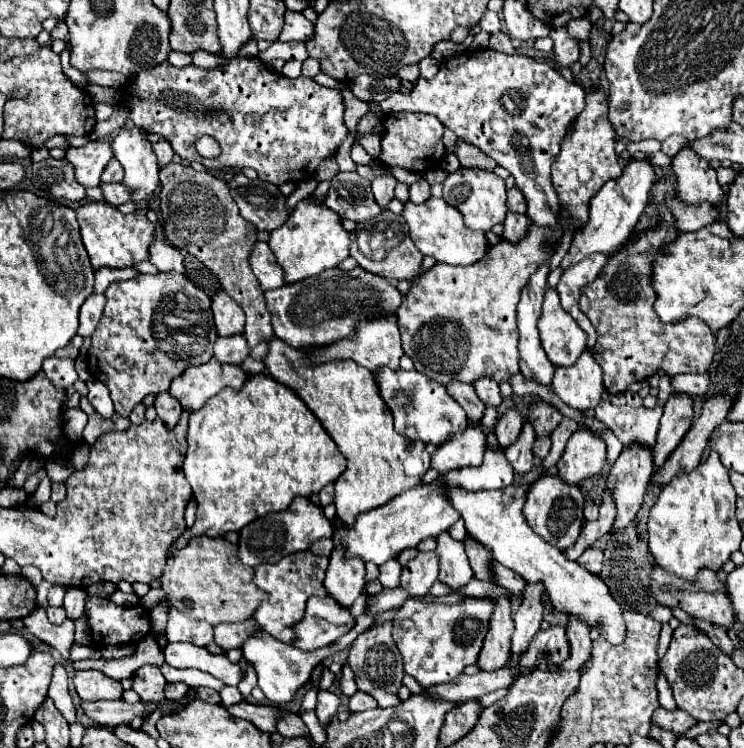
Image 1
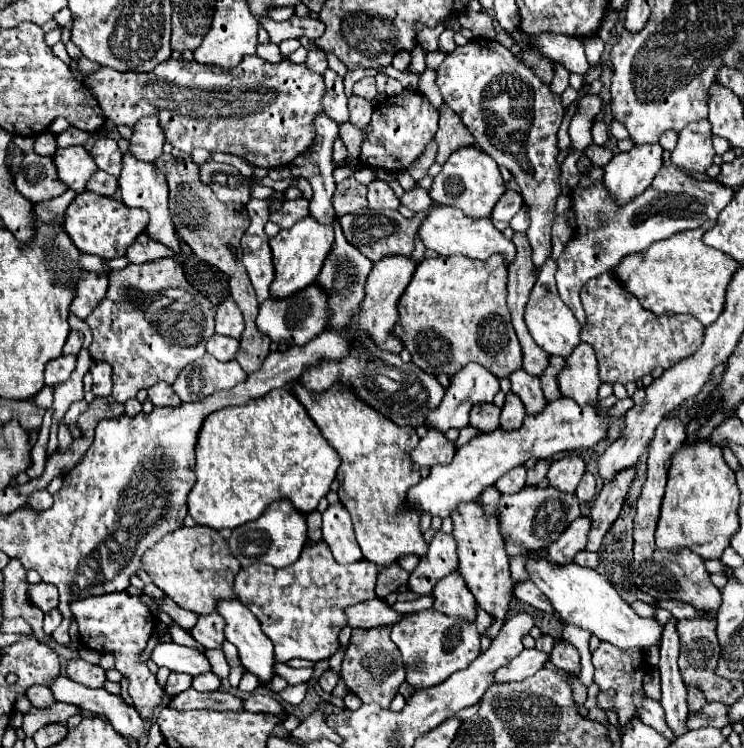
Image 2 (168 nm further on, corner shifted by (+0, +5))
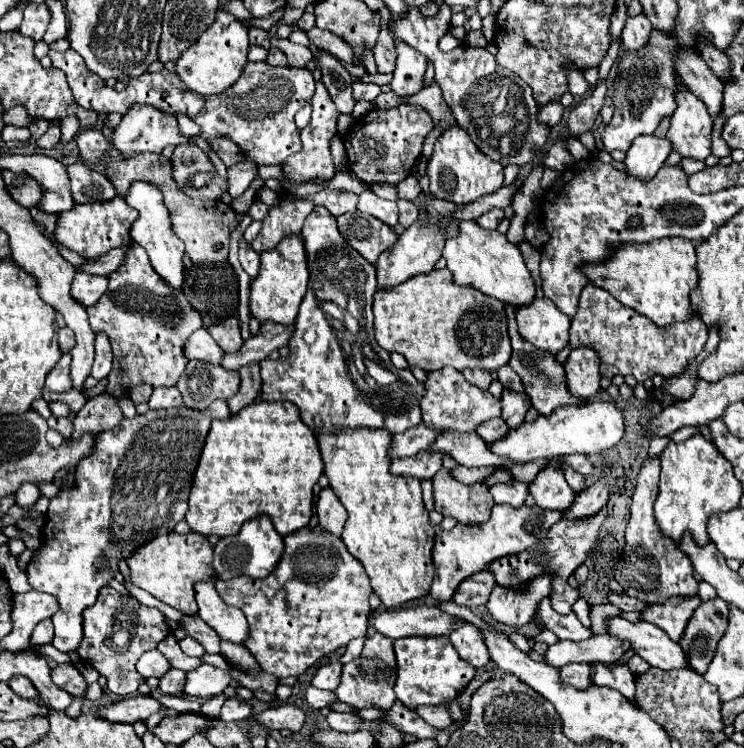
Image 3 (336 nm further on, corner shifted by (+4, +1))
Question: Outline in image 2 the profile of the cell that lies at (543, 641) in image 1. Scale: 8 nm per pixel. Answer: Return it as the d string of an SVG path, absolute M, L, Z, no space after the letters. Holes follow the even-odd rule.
M555 639L553 651L551 651L551 663L559 669L571 671L571 673L579 673L581 665L579 665L579 651L563 639Z

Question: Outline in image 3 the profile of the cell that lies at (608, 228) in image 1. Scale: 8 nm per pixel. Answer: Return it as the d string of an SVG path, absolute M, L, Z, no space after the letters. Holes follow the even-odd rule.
M641 135L627 151L625 165L629 169L629 175L641 177L643 181L651 179L665 163L665 159L671 155L673 145L667 137L655 137L655 135Z

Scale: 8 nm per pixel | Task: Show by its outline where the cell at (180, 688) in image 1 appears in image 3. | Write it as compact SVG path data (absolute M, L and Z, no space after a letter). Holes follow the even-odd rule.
M169 669L159 679L159 689L169 695L181 695L183 685L185 685L185 671L181 671L181 669Z

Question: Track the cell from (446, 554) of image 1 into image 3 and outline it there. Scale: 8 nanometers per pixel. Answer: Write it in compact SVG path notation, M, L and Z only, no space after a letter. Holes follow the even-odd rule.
M467 621L457 623L457 629L451 633L451 643L455 645L459 657L475 669L483 669L491 661L489 651L481 641L479 629Z

